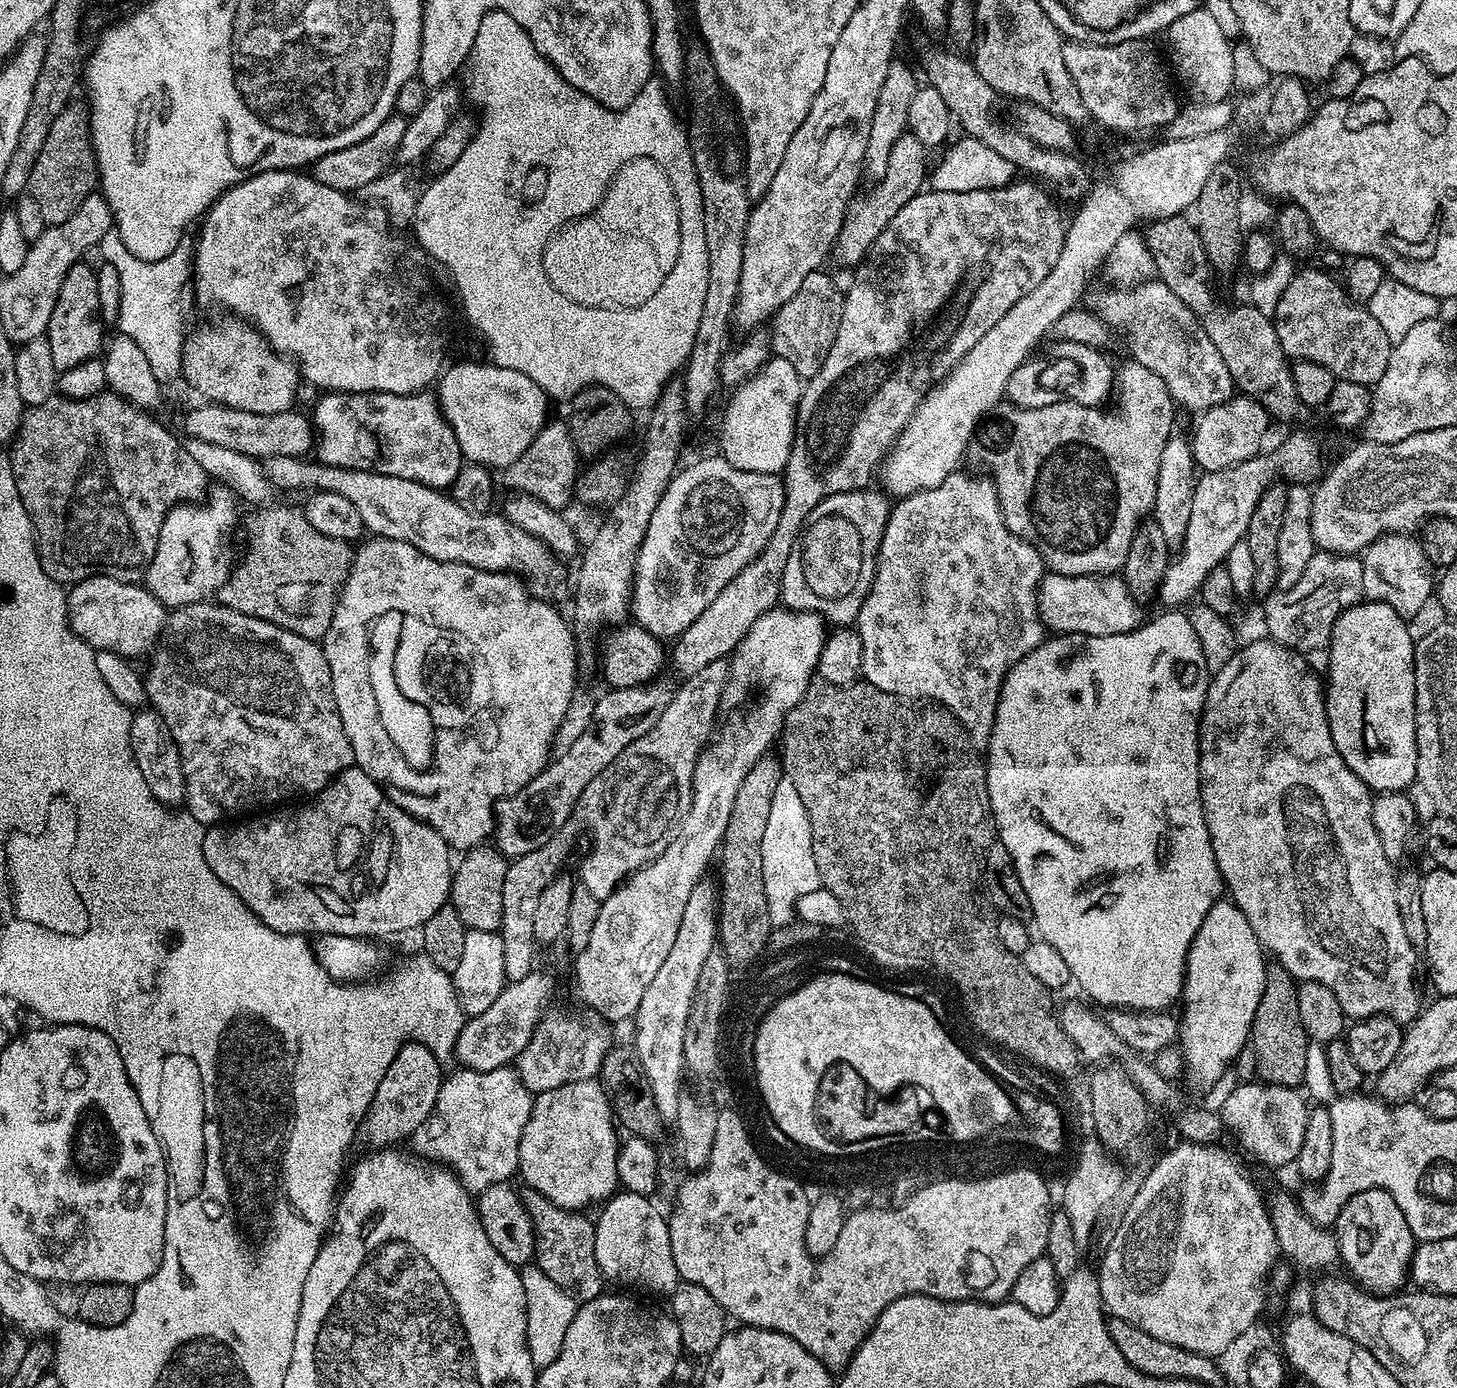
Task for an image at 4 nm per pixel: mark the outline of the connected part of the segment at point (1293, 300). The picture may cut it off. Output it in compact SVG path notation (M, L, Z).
M1308 268L1287 281L1277 304L1274 323L1278 341L1288 358L1293 361L1309 360L1333 370L1348 368L1347 379L1356 384L1374 386L1394 360L1394 341L1388 337L1386 330L1382 330L1382 326L1378 326L1378 318L1374 318L1374 314L1370 314L1363 303L1351 299L1343 283L1340 285L1334 277L1316 268Z

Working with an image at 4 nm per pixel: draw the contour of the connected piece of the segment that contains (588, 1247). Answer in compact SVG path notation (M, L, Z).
M531 1197L532 1200L529 1199L528 1202L528 1209L532 1216L532 1225L535 1226L535 1254L533 1256L535 1267L538 1267L542 1270L544 1274L552 1282L554 1282L557 1286L567 1292L569 1295L572 1295L575 1299L579 1301L586 1301L586 1300L593 1300L594 1297L598 1297L603 1293L604 1288L604 1279L600 1272L600 1267L597 1266L597 1254L596 1254L596 1225L595 1223L589 1218L589 1220L584 1216L585 1213L575 1209L567 1209L567 1208L560 1208L558 1205L551 1203L549 1200L545 1199L544 1197Z

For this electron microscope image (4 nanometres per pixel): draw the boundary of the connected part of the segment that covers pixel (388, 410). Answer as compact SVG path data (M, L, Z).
M328 392L310 412L310 420L318 439L314 444L314 456L321 464L339 468L366 468L369 472L381 472L425 484L437 490L451 489L462 467L460 448L452 433L452 427L440 415L437 401L428 394L399 396L389 392Z

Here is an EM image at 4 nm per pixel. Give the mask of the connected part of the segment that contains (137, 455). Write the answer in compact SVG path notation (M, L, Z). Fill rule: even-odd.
M99 394L84 400L53 398L45 404L29 407L21 419L20 431L16 433L11 445L13 448L10 448L12 473L18 494L32 519L33 533L40 528L40 486L48 484L44 488L58 488L58 498L70 500L60 502L60 512L70 508L78 518L78 532L84 532L86 542L92 534L90 548L94 548L94 556L100 556L106 562L110 560L108 564L100 564L112 568L106 570L106 576L114 578L116 574L116 580L136 582L141 579L156 552L156 537L160 535L162 513L187 501L189 497L199 497L196 495L205 491L206 475L182 450L181 441L176 441L166 429L152 421L148 417L151 415L115 394L105 396Z

